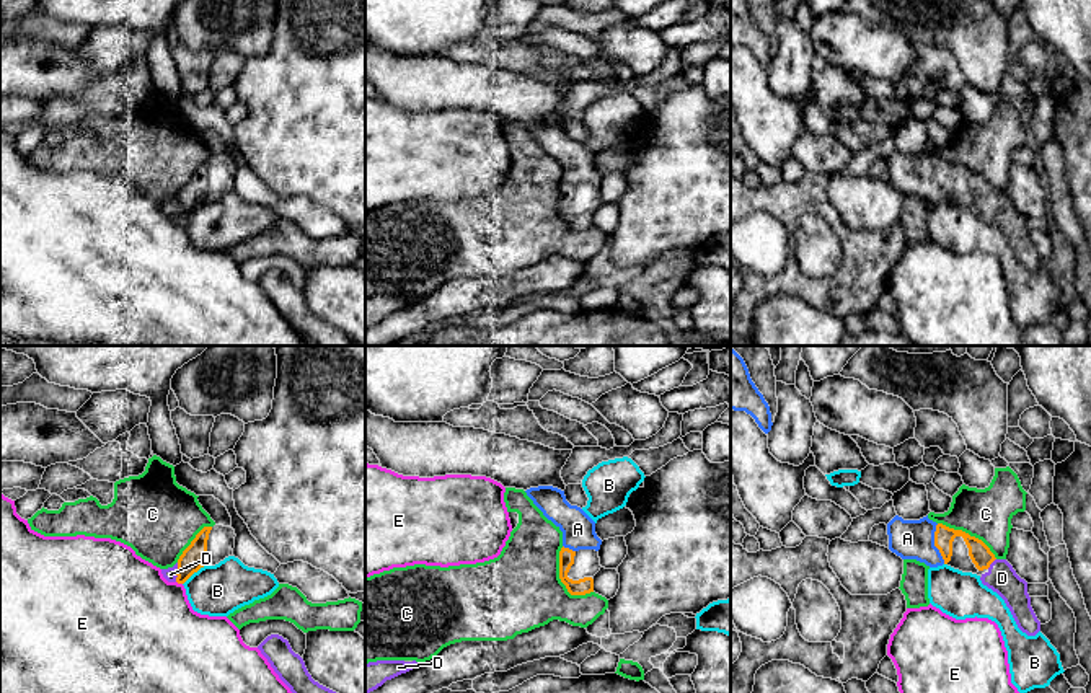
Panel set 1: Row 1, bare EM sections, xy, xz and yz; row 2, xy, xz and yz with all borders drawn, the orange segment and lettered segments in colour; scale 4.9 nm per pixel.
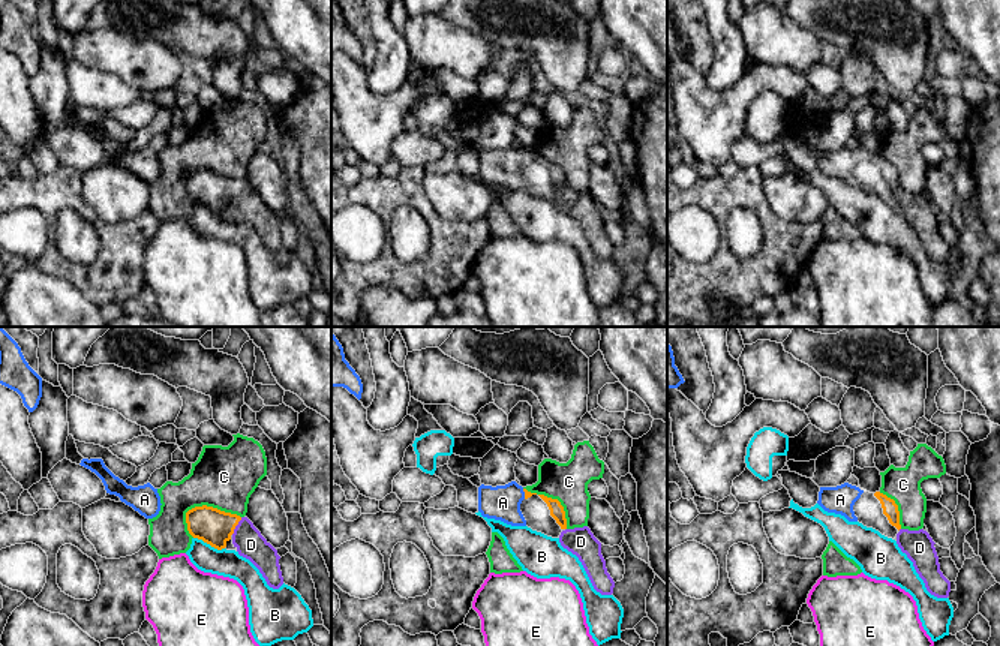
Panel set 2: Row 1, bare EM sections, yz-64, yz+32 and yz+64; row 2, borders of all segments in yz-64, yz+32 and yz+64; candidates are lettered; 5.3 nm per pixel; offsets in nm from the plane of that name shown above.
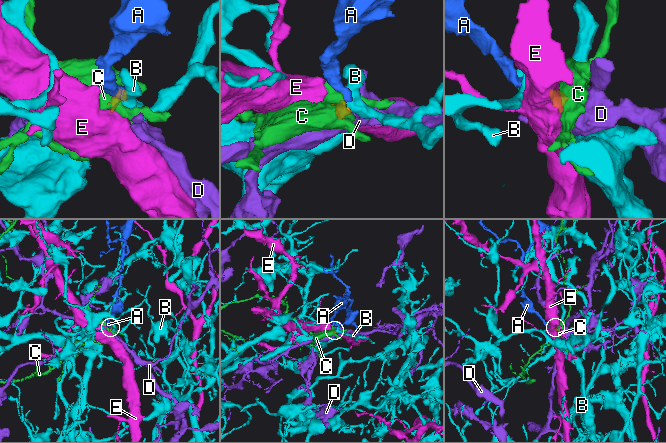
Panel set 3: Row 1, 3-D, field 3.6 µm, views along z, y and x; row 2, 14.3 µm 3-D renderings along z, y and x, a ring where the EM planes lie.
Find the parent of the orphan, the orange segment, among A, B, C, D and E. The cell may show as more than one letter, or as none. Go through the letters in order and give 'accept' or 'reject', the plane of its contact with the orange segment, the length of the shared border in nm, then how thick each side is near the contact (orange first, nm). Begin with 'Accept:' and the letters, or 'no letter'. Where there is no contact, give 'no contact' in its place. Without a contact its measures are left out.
Accept: A, D
A: accept | yz | 200 nm | 110/190 nm
B: reject | xy | 140 nm | 120/260 nm
C: reject | xz | 280 nm | 80/400 nm
D: accept | xy | 100 nm | 120/60 nm
E: reject | xy | 40 nm | 120/460 nm

